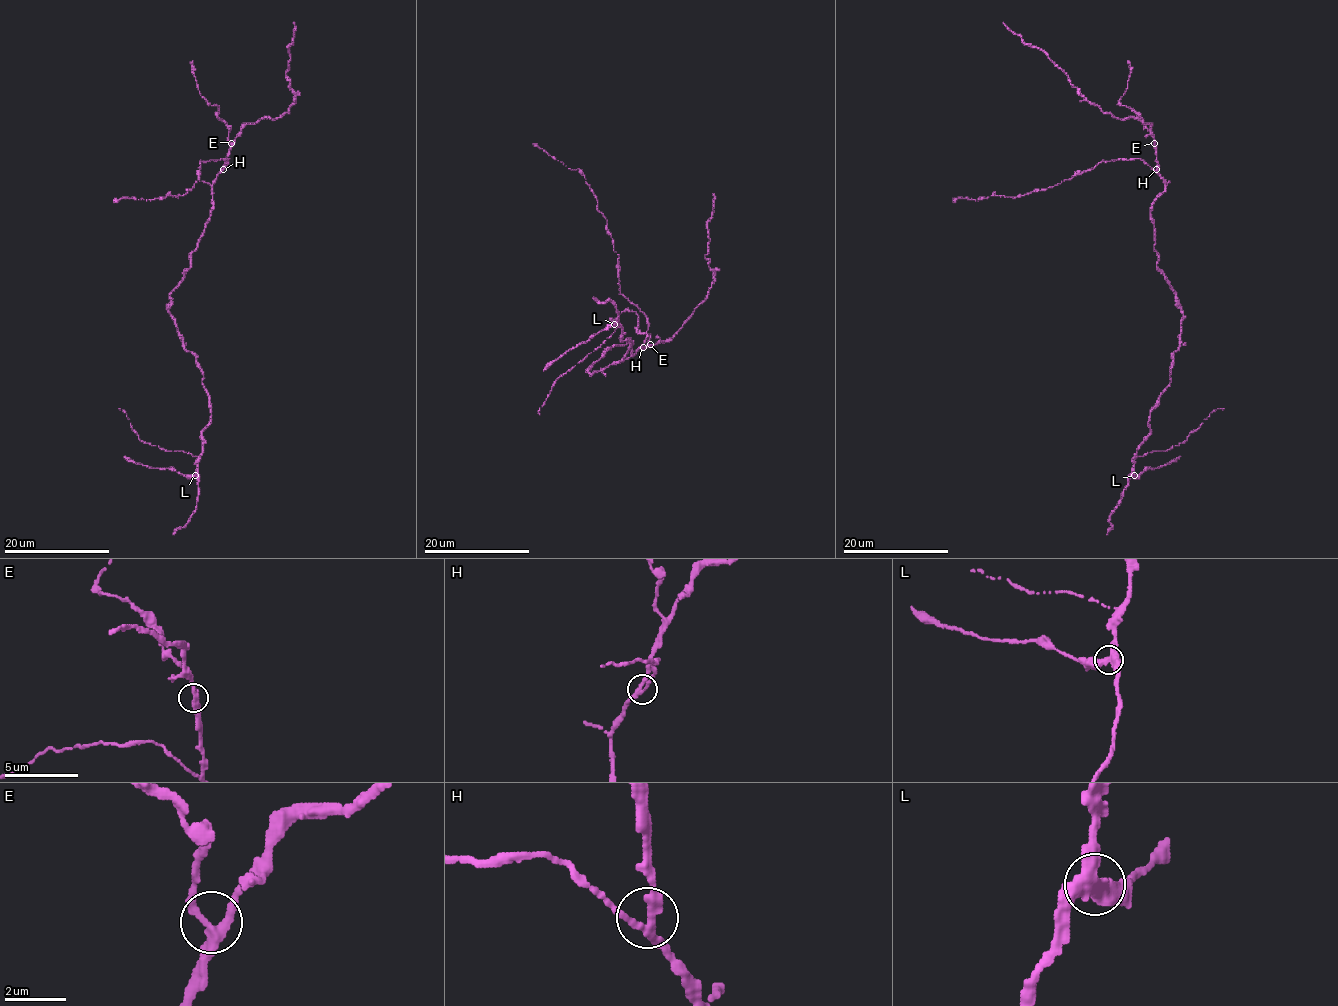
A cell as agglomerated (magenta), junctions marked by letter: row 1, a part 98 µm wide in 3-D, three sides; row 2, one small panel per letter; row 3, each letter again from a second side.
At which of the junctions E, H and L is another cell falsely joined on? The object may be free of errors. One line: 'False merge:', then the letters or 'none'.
False merge: L

